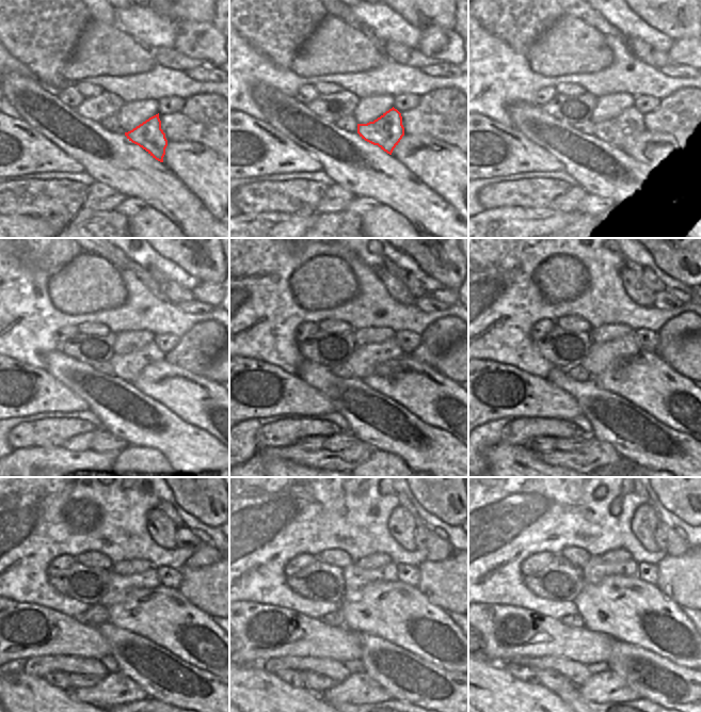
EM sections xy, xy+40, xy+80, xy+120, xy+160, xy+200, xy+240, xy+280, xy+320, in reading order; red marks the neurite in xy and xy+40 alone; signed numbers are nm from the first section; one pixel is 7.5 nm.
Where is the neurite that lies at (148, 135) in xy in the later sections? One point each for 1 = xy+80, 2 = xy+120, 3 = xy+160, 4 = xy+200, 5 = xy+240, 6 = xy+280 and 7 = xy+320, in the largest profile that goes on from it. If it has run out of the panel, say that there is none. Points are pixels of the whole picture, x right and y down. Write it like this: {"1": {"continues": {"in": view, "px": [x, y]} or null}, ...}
{"1": {"continues": {"in": "xy+80", "px": [619, 131]}}, "2": {"continues": {"in": "xy+120", "px": [127, 367]}}, "3": {"continues": {"in": "xy+160", "px": [363, 361]}}, "4": {"continues": {"in": "xy+200", "px": [599, 357]}}, "5": {"continues": {"in": "xy+240", "px": [118, 587]}}, "6": {"continues": {"in": "xy+280", "px": [355, 579]}}, "7": {"continues": {"in": "xy+320", "px": [596, 569]}}}

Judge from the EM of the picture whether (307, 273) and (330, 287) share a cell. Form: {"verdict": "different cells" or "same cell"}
{"verdict": "same cell"}

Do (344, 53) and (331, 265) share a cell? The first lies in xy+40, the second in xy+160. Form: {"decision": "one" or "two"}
{"decision": "one"}

